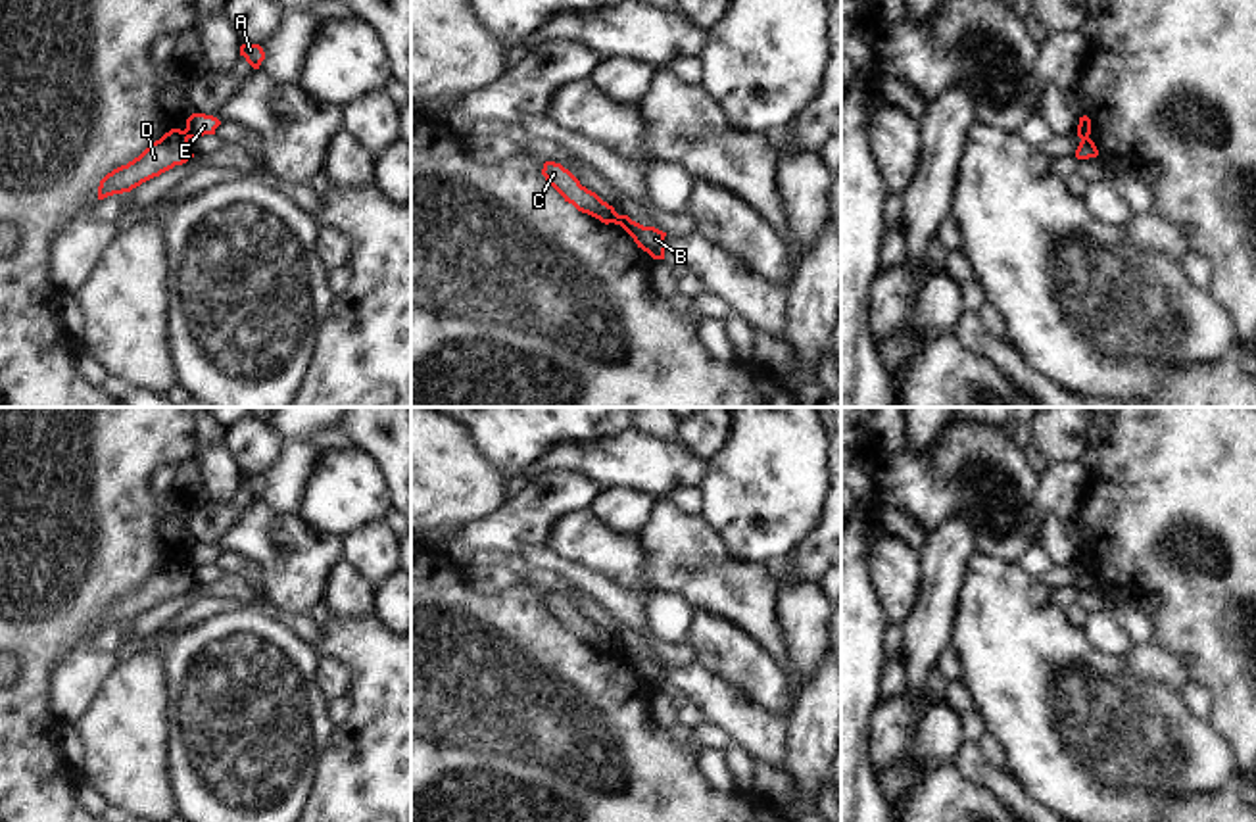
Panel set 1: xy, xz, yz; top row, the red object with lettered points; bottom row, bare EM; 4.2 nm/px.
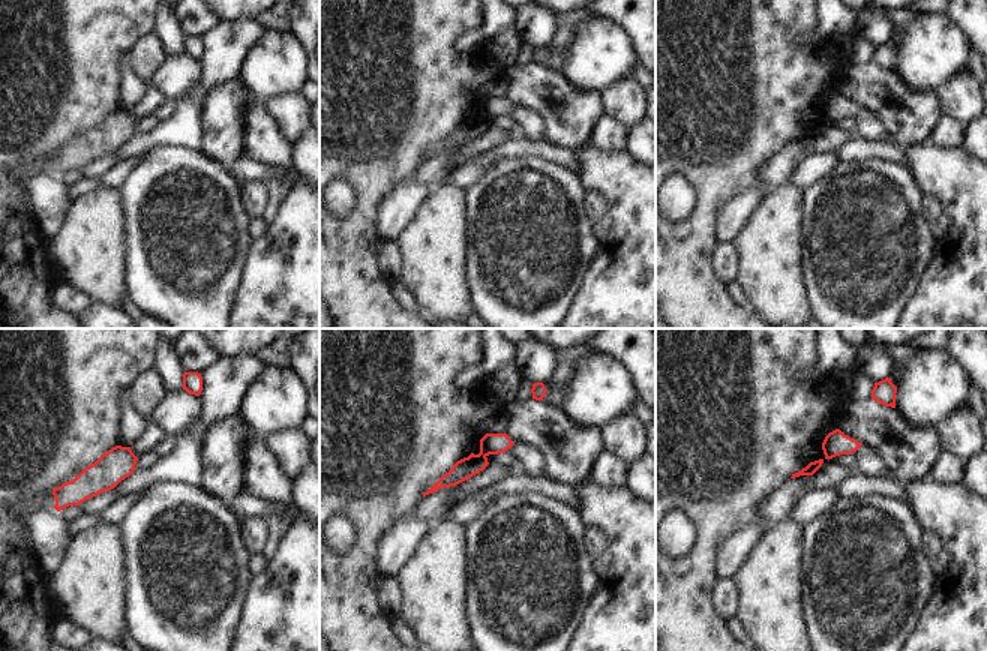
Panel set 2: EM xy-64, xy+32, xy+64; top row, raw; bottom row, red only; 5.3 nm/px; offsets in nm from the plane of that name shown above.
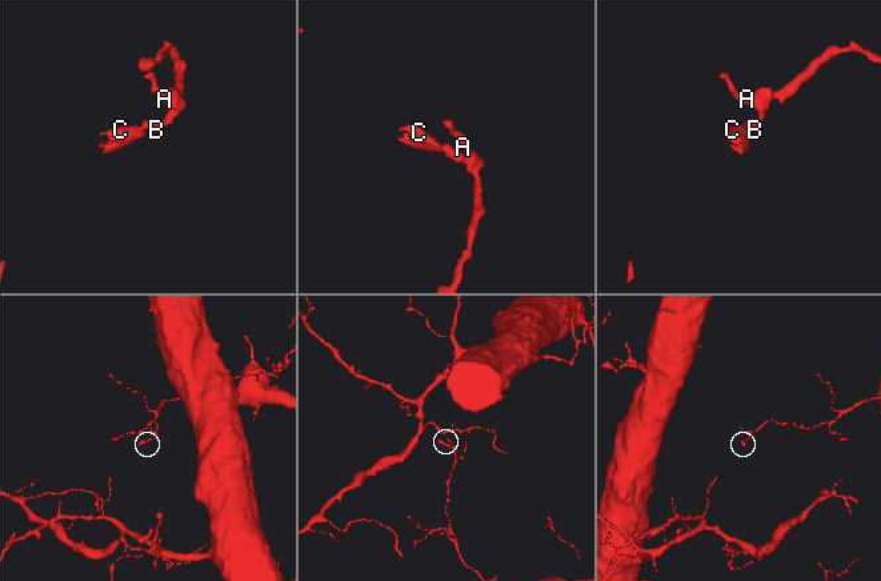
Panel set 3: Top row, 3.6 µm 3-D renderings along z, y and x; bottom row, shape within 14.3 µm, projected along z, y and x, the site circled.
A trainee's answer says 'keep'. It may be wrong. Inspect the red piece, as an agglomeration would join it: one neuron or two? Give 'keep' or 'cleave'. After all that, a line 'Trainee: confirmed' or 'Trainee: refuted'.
cleave
Trainee: refuted

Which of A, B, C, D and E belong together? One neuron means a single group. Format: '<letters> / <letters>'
A B E / C D

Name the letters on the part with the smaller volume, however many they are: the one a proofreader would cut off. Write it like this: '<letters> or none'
C, D

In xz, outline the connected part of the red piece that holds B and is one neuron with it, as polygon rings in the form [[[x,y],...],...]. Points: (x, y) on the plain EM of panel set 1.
[[[618,645],[620,657],[634,668],[638,678],[647,682],[653,689],[664,689],[666,663],[655,659],[655,657],[643,657],[636,651],[632,651],[628,645]]]

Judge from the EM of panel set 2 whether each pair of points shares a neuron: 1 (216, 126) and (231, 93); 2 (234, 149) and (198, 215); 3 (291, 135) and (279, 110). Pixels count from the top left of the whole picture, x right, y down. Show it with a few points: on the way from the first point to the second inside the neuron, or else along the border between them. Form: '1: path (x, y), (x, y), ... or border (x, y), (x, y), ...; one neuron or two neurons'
1: path (222, 119), (222, 108), (228, 101); one neuron
2: border (198, 150), (227, 168); two neurons
3: path (291, 129), (291, 122), (285, 116); one neuron

